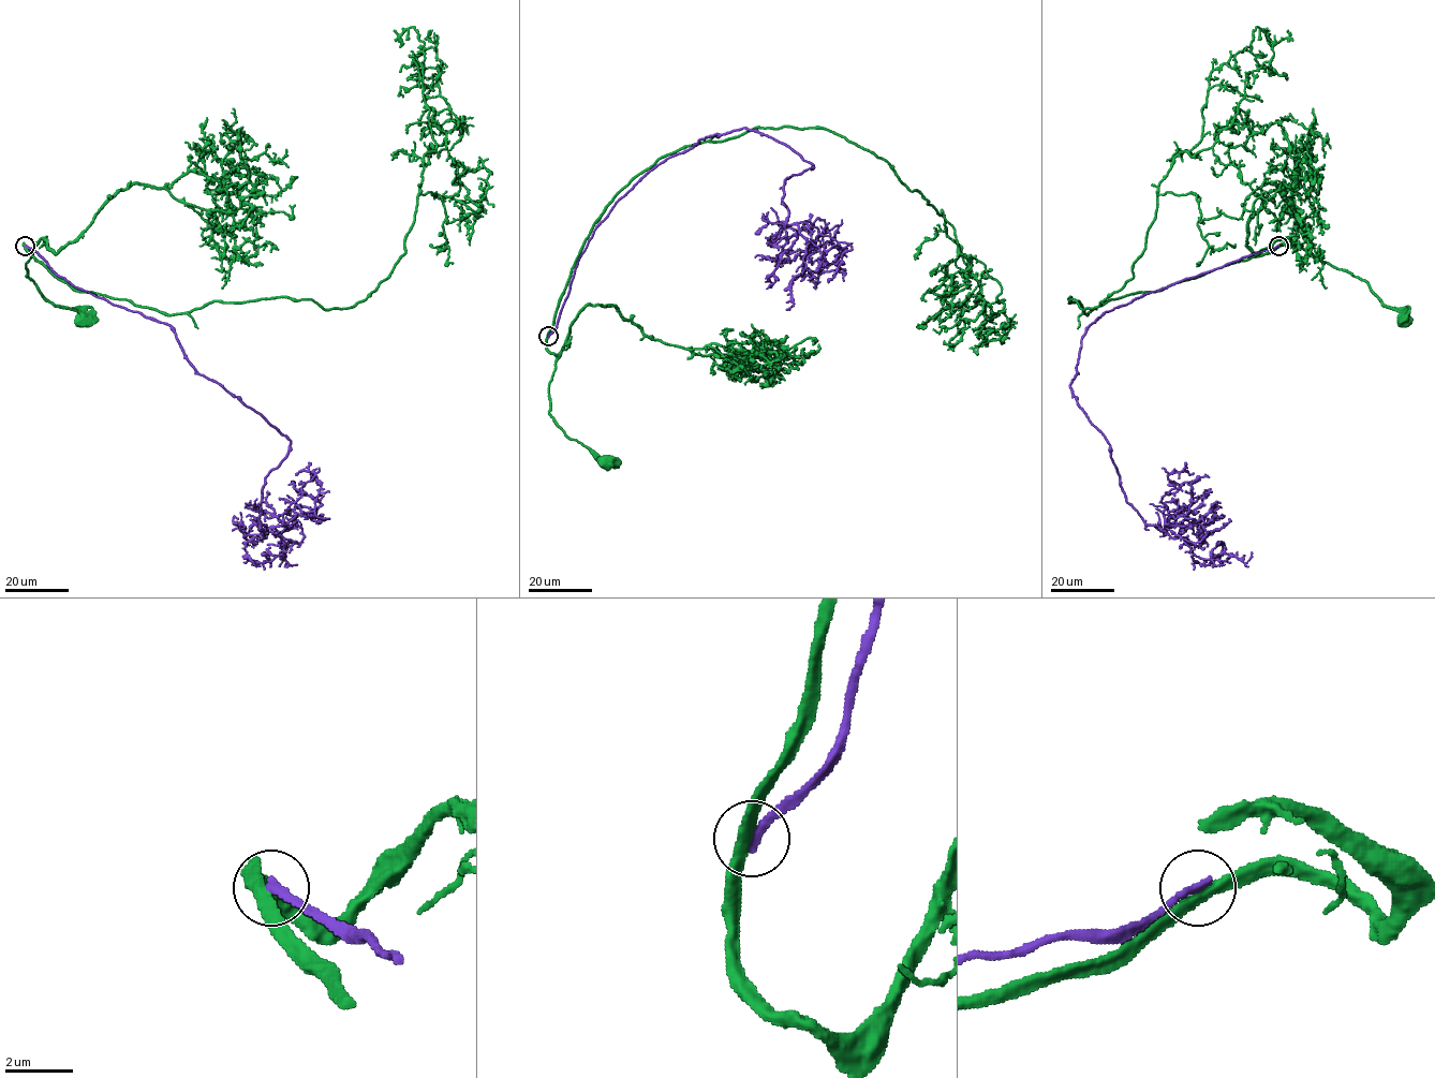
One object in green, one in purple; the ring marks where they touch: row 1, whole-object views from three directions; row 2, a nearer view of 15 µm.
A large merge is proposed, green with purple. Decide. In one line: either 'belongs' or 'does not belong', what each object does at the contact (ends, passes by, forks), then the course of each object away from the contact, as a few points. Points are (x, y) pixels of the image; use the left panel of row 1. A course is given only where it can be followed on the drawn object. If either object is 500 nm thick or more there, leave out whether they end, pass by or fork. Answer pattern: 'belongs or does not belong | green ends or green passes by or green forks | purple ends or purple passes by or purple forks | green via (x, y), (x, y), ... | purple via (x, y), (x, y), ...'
does not belong | green passes by | purple ends | green via (25, 246), (33, 247), (26, 263), (27, 276), (37, 289), (47, 299), (79, 312), (87, 324), (86, 320) | purple via (25, 246), (72, 284), (167, 324), (200, 374), (290, 441), (265, 478), (264, 531), (329, 518), (296, 503)

